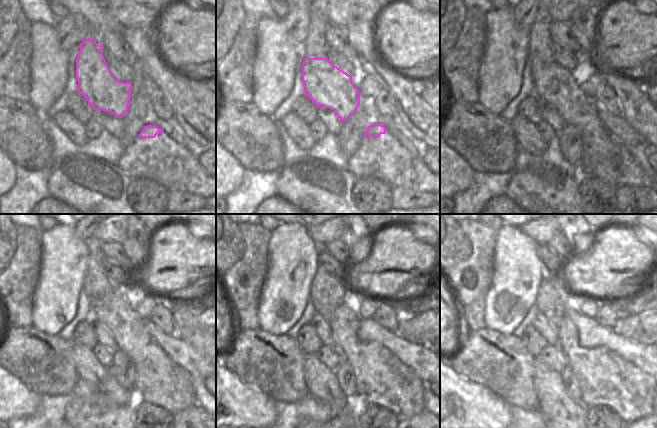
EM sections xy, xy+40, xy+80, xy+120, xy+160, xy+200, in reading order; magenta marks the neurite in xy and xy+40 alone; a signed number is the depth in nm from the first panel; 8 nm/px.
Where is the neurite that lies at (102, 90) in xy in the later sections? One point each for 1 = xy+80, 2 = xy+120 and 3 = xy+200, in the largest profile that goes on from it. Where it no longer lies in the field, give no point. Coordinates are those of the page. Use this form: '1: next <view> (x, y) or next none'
1: next xy+80 (553, 84)
2: next xy+120 (159, 381)
3: next xy+200 (606, 379)

